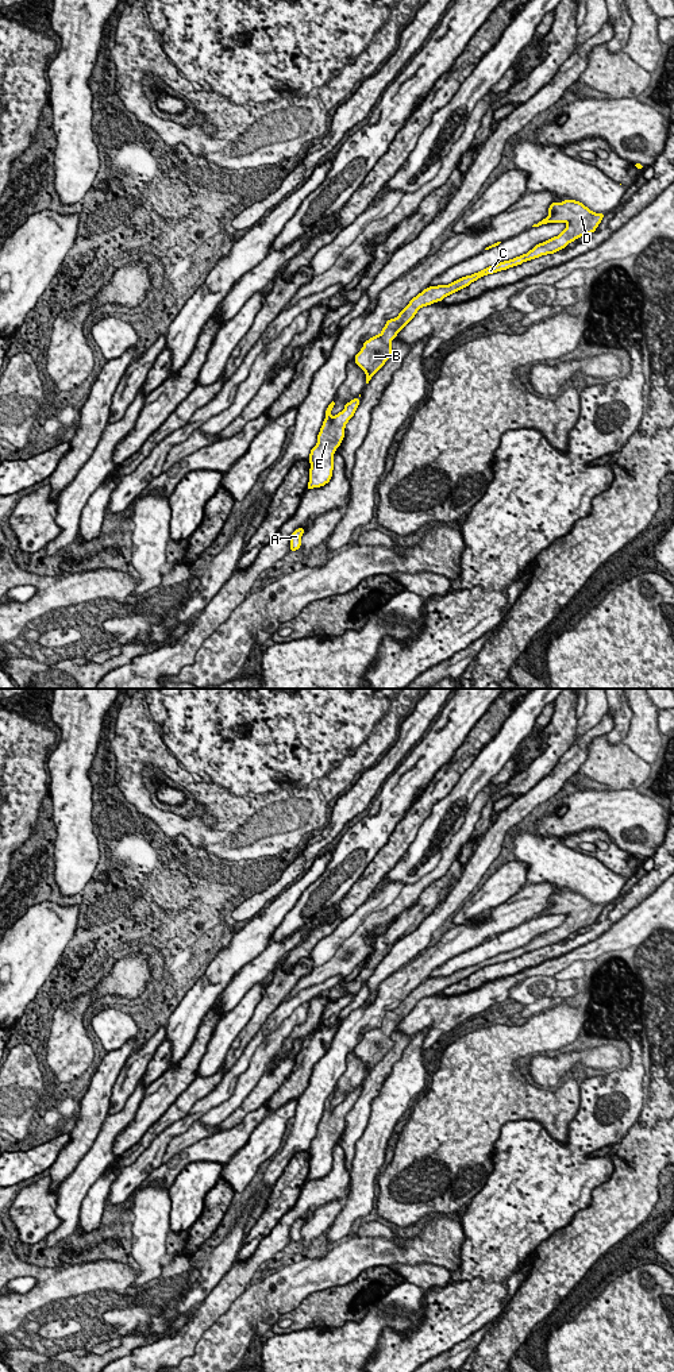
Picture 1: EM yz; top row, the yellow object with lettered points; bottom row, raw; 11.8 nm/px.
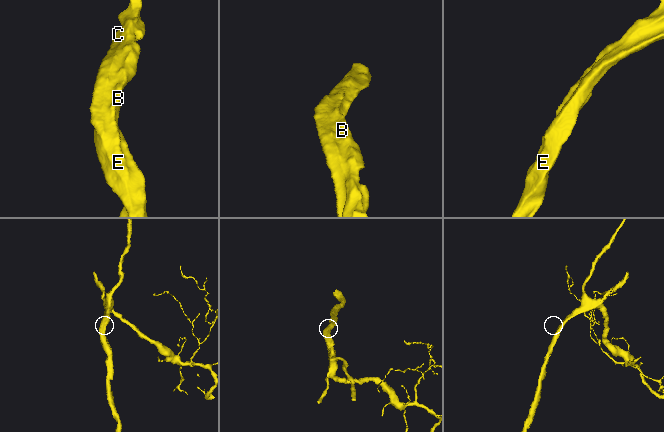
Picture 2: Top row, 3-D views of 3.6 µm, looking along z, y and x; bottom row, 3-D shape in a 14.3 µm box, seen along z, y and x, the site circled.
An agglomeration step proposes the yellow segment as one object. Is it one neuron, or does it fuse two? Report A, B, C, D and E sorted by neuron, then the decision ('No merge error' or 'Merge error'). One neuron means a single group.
Groups: A B C D E. No merge error

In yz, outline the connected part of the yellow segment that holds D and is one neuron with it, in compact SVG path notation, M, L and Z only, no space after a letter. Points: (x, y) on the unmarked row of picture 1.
M565 891L552 894L548 898L550 906L532 918L539 918L547 914L566 914L567 918L558 926L543 934L536 936L527 945L509 952L489 957L471 967L462 968L448 976L430 978L413 988L409 995L398 1005L397 1009L386 1013L380 1026L374 1026L363 1034L361 1043L355 1047L355 1055L365 1063L366 1075L385 1056L393 1045L390 1038L392 1032L397 1025L415 1009L423 998L442 993L444 988L469 978L478 970L493 966L509 959L521 956L523 953L539 949L542 947L554 945L565 940L575 930L589 926L596 922L605 905L596 905L575 891Z

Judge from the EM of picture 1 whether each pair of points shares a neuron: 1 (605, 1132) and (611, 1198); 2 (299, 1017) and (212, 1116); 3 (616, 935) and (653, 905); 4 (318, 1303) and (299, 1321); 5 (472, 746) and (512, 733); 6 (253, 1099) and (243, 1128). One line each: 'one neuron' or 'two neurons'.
1: two neurons
2: one neuron
3: one neuron
4: one neuron
5: two neurons
6: two neurons

